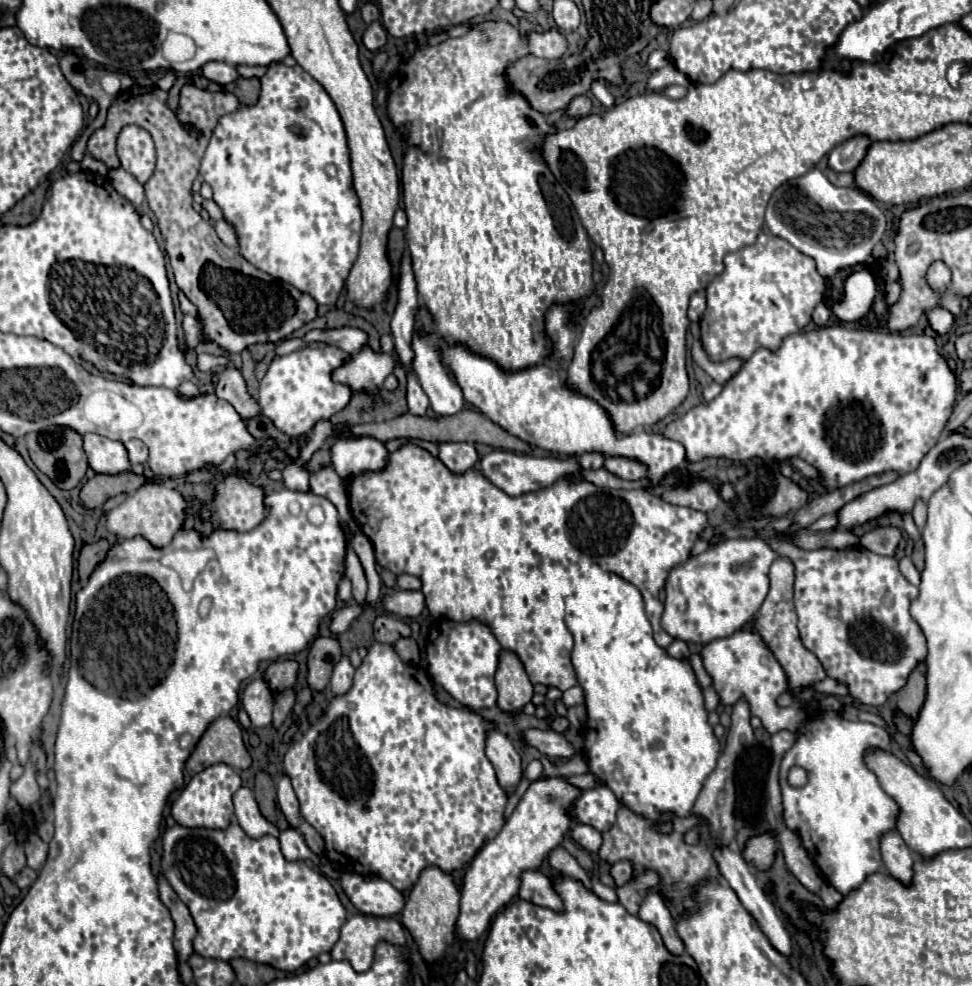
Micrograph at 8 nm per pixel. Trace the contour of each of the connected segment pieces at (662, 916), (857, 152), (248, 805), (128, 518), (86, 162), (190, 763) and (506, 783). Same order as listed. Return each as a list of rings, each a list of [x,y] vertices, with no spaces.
[[[651,892],[645,896],[641,910],[639,910],[639,918],[647,924],[653,924],[659,930],[659,934],[663,936],[663,944],[667,944],[669,952],[675,952],[675,956],[683,954],[685,946],[679,940],[679,936],[675,932],[673,918],[671,918],[671,914],[669,914],[669,910],[667,910],[667,906],[659,894]]]
[[[855,136],[855,138],[835,146],[829,154],[827,166],[833,172],[853,172],[861,164],[869,144],[871,144],[871,140],[867,136]]]
[[[241,786],[235,796],[233,796],[233,806],[235,806],[235,818],[237,824],[251,836],[251,838],[259,838],[263,834],[271,834],[271,836],[279,836],[279,830],[267,822],[261,812],[259,806],[255,802],[255,796],[249,788]]]
[[[145,484],[135,494],[127,496],[127,500],[121,506],[113,508],[107,514],[105,526],[107,526],[109,532],[113,532],[119,538],[133,538],[133,536],[141,534],[153,546],[163,548],[163,546],[167,546],[171,542],[171,538],[175,536],[175,532],[185,522],[187,516],[181,512],[185,508],[187,508],[187,502],[185,502],[185,498],[177,490],[167,488],[163,484]]]
[[[85,154],[85,158],[83,158],[83,162],[81,162],[81,168],[85,170],[85,172],[95,172],[95,174],[101,174],[101,176],[107,176],[107,168],[99,162],[99,160],[95,160],[91,154]]]
[[[219,716],[207,726],[205,734],[185,762],[185,772],[195,776],[203,768],[219,762],[239,770],[251,766],[251,756],[243,744],[241,726],[231,716]]]
[[[493,730],[487,736],[487,758],[491,760],[497,772],[499,786],[511,796],[517,790],[519,782],[523,780],[521,756],[517,754],[511,740],[499,730]]]

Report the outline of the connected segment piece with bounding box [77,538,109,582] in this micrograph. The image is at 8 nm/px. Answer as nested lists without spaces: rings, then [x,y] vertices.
[[[101,538],[99,542],[93,544],[83,544],[81,552],[79,552],[79,580],[85,582],[89,578],[89,574],[95,570],[95,566],[107,556],[109,550],[109,542],[105,538]]]

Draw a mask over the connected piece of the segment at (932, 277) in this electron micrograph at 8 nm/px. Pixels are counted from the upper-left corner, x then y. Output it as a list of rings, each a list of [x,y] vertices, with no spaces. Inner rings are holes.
[[[943,262],[931,264],[931,268],[927,268],[927,284],[931,284],[935,292],[943,292],[943,288],[947,288],[947,280],[951,280],[951,272],[947,272]]]

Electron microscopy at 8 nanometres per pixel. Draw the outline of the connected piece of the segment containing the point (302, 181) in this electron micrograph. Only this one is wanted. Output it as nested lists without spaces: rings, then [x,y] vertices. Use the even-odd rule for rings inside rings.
[[[271,64],[259,80],[261,80],[261,96],[259,96],[257,104],[255,106],[241,106],[237,112],[225,114],[219,120],[219,124],[215,126],[211,142],[209,142],[207,152],[203,156],[203,162],[201,162],[201,176],[213,188],[213,200],[223,208],[225,220],[235,228],[237,238],[239,238],[239,254],[245,260],[249,260],[255,268],[271,274],[273,278],[289,282],[291,286],[299,288],[301,292],[307,292],[317,304],[333,304],[345,286],[345,280],[347,280],[347,274],[349,274],[353,262],[357,260],[359,238],[361,238],[361,210],[359,210],[359,198],[353,190],[345,128],[343,128],[341,116],[339,116],[331,96],[301,66],[289,68],[285,64]]]

